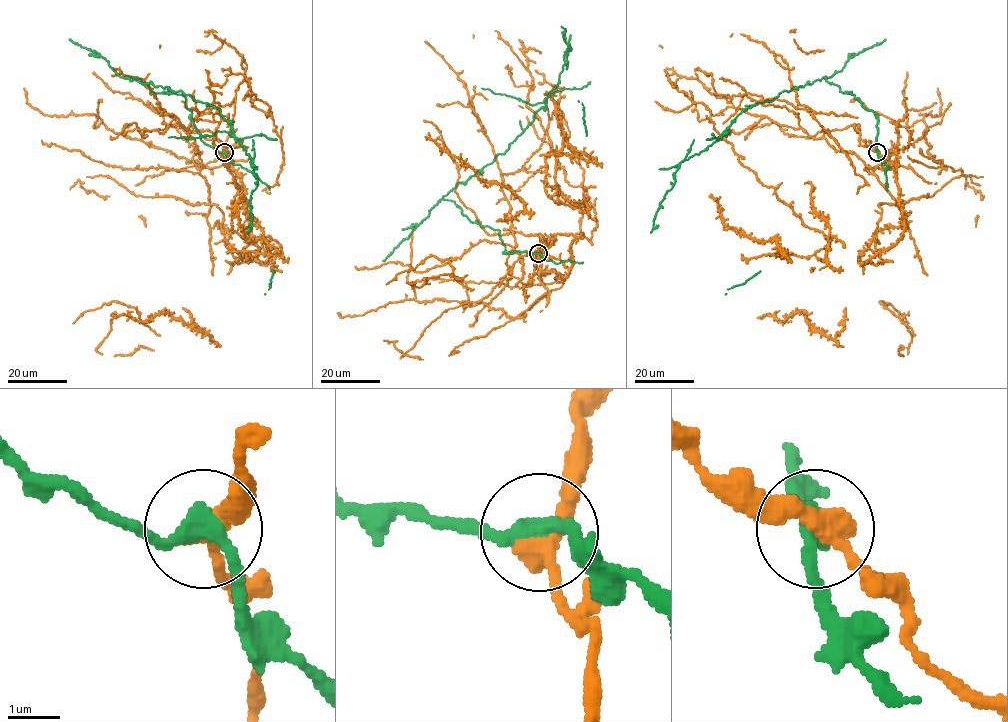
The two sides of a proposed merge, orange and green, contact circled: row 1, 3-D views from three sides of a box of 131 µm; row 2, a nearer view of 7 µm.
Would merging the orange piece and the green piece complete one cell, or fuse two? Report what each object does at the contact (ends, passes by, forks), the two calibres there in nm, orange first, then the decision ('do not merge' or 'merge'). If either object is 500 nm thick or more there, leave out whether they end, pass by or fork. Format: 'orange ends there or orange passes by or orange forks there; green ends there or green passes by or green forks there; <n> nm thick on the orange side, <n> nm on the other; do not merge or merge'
orange passes by; green passes by; 340 nm thick on the orange side, 320 nm on the other; do not merge

